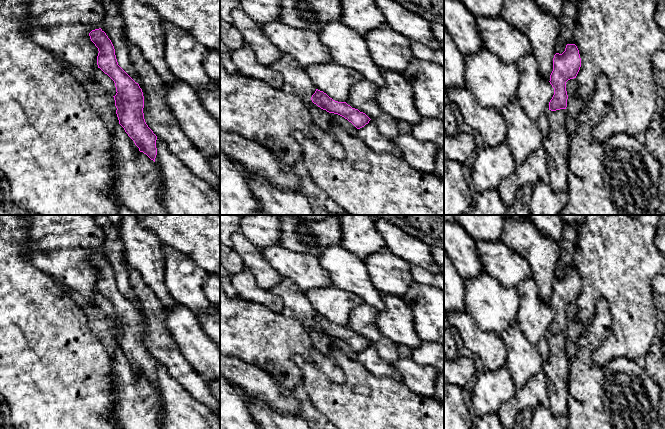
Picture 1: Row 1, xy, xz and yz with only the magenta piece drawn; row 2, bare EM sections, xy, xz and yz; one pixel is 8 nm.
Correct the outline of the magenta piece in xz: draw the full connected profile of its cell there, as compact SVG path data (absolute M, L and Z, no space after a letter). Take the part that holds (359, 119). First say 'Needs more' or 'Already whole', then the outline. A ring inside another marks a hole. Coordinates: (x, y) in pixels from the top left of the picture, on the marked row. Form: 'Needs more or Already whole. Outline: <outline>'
Already whole. Outline: M316 89L315 93L312 95L311 100L321 109L344 117L357 129L364 127L371 120L365 113L360 112L358 109L352 108L346 102L338 102L333 100L326 93L318 89Z

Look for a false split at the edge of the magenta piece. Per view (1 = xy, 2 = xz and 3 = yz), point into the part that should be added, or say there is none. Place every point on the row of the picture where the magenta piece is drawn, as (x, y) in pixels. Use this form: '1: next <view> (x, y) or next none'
1: next none
2: next none
3: next none

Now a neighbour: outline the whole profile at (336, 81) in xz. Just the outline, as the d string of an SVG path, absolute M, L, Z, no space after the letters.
M333 62L310 65L304 70L316 89L338 102L347 102L352 86L364 79L363 75L355 70Z

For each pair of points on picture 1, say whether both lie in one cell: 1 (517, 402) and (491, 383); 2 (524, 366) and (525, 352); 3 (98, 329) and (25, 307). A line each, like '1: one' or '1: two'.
1: two
2: one
3: two

